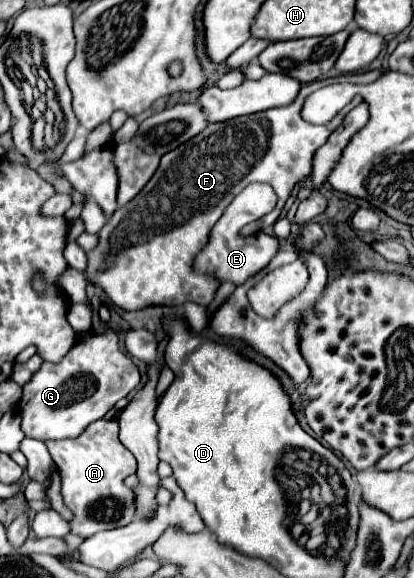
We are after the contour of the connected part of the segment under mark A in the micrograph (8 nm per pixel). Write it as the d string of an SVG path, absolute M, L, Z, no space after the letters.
M99 419L87 427L79 439L49 440L45 445L63 477L61 495L73 511L71 533L91 537L105 529L117 529L137 517L135 493L125 487L125 479L137 471L135 457L119 443L117 421Z

